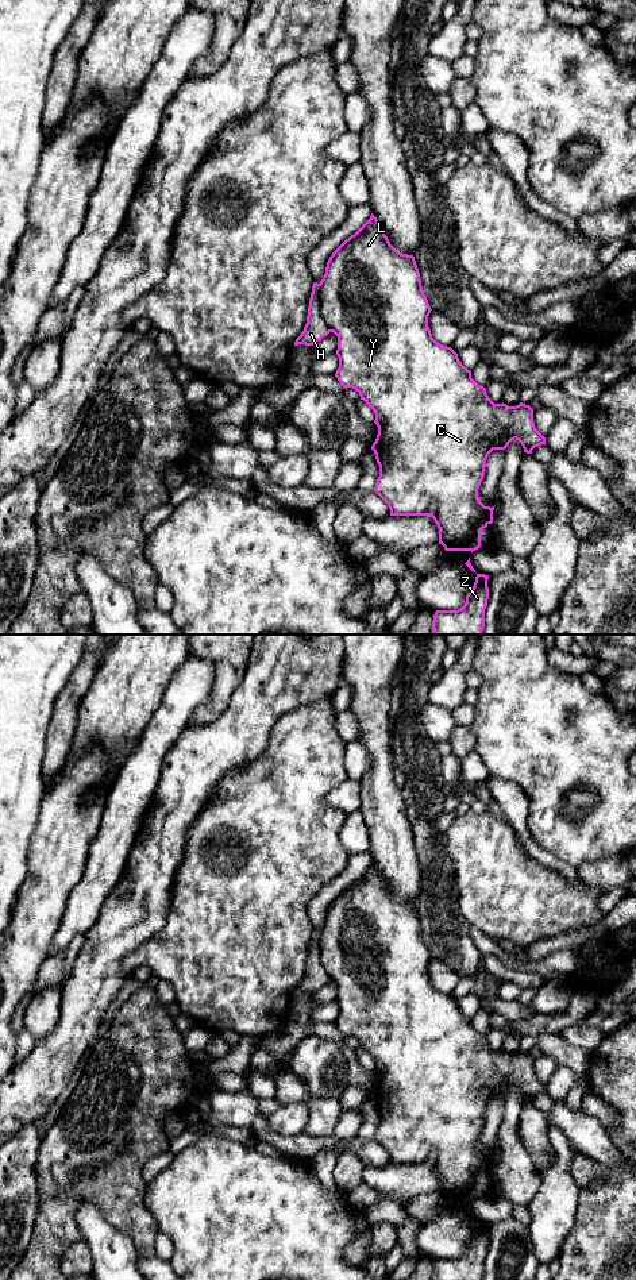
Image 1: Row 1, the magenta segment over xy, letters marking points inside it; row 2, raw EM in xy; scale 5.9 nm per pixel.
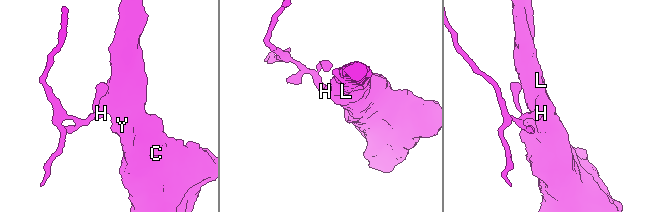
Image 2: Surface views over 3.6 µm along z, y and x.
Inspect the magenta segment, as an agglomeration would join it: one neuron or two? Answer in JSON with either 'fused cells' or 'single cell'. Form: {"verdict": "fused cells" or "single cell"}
{"verdict": "fused cells"}

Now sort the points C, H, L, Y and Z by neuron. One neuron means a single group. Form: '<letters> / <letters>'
C L Y Z / H

